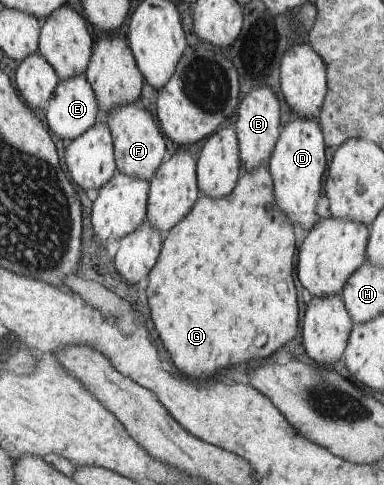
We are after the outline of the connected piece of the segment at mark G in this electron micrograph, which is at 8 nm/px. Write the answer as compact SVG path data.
M259 165L259 168L251 169L251 171L245 170L242 180L239 180L235 185L234 192L229 193L226 197L209 197L209 195L199 197L198 204L194 205L191 212L187 213L187 216L183 217L183 220L179 221L179 224L166 234L162 243L161 256L149 276L147 298L157 335L161 337L165 349L169 351L175 367L187 377L191 377L191 379L213 378L217 376L215 373L226 377L229 367L249 363L251 359L265 359L297 335L297 305L299 303L297 303L297 287L295 287L295 279L293 279L295 235L293 235L293 225L291 225L290 218L277 207L278 199L275 198L274 179L270 169L267 165Z

